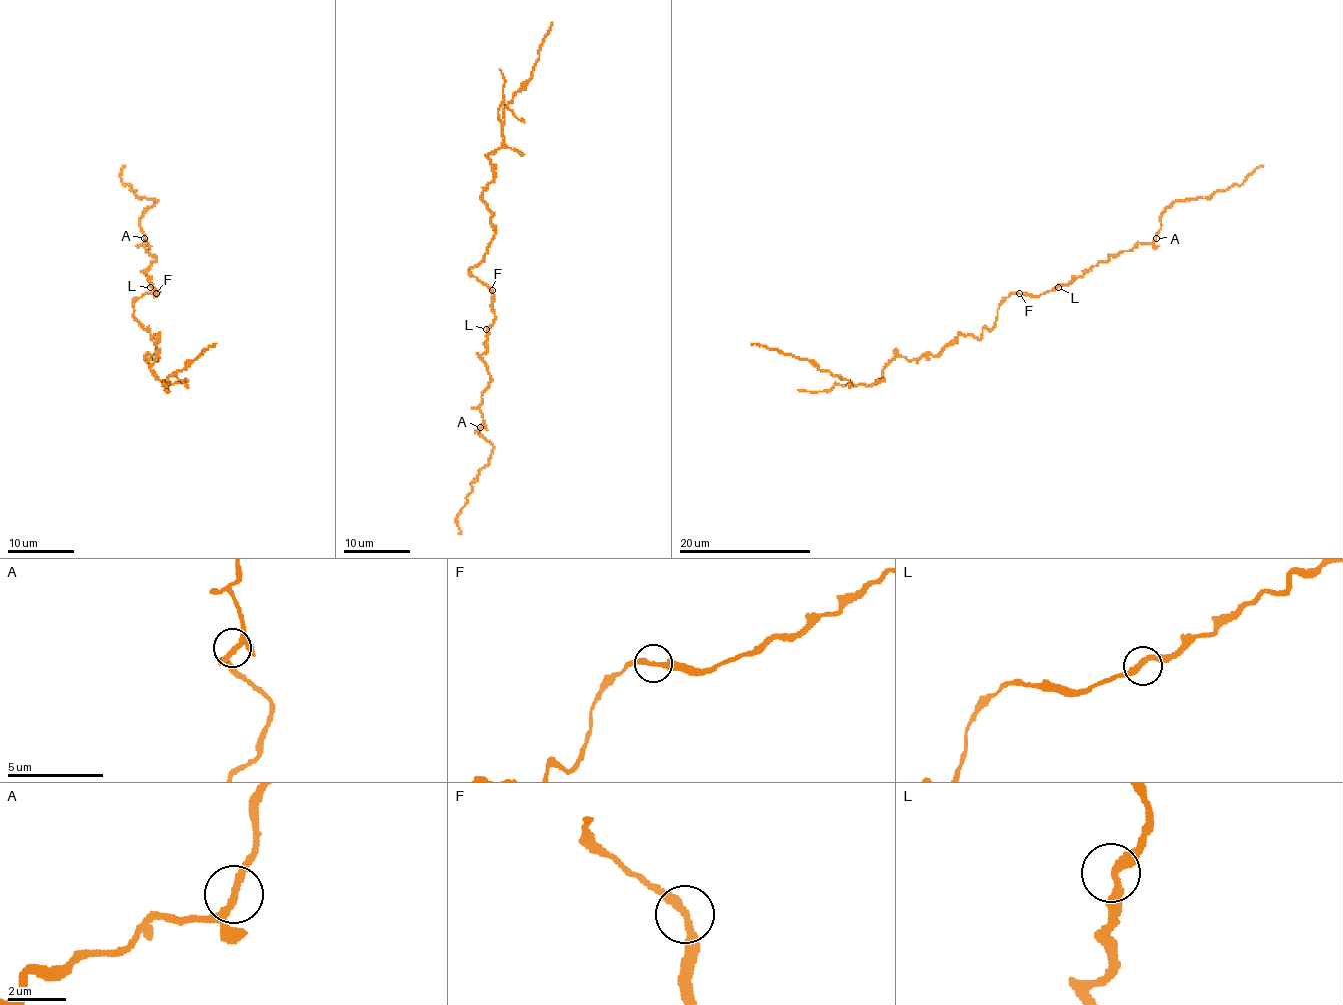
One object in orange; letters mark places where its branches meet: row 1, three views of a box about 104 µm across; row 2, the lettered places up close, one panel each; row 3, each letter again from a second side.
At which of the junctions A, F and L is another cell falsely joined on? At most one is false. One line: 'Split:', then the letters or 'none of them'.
Split: none of them

